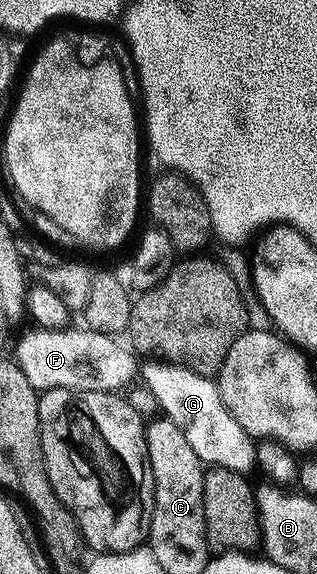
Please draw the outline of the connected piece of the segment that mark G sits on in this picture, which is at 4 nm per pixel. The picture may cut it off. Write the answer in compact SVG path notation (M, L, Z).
M145 362L140 365L139 380L155 396L158 409L168 420L175 422L179 430L183 430L187 443L191 445L191 450L195 450L202 464L242 474L254 469L257 463L254 437L249 436L247 430L231 418L227 406L223 406L216 379L200 376L178 364Z

